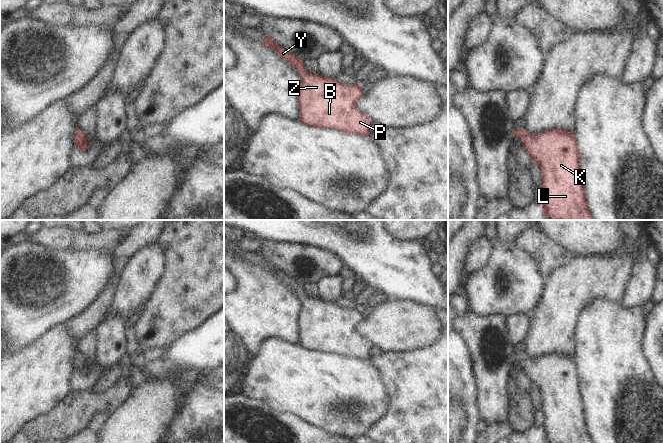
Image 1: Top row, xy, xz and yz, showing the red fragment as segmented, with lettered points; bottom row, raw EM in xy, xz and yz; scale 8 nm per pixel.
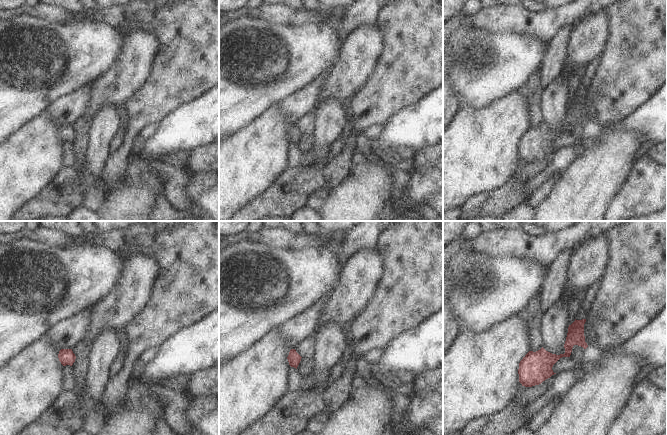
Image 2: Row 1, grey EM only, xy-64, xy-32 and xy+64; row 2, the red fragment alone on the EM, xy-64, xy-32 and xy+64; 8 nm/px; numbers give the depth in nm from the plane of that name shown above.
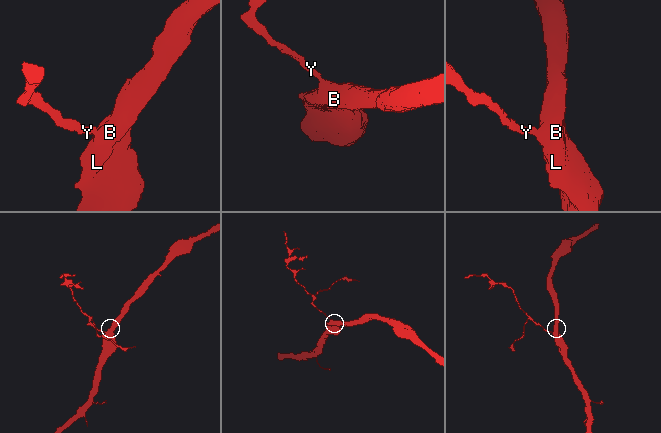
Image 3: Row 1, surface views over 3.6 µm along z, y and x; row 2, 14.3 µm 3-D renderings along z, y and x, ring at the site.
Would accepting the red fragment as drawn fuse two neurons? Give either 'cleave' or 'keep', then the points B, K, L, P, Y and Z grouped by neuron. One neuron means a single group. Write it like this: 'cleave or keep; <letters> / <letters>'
keep; B K L P Y Z

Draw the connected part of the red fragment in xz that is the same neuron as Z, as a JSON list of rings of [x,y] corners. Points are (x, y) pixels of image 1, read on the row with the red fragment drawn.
[[[264,37],[263,44],[274,50],[300,76],[298,105],[301,123],[349,134],[370,135],[372,121],[356,105],[364,95],[361,84],[346,85],[318,73],[311,74],[304,68],[303,60],[276,44],[270,37]]]

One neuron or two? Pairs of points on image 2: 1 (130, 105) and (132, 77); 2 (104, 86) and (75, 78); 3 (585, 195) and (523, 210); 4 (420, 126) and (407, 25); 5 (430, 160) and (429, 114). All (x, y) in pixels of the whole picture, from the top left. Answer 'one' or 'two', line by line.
1: two
2: two
3: two
4: two
5: two

